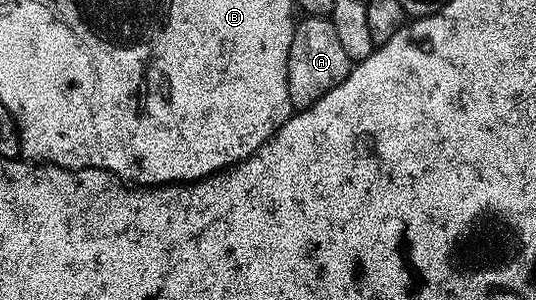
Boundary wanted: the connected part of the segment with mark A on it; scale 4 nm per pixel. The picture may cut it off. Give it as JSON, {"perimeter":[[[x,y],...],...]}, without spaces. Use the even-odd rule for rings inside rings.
{"perimeter":[[[306,17],[295,26],[292,45],[288,49],[288,93],[295,109],[313,107],[324,93],[340,85],[350,73],[352,61],[326,17]]]}

